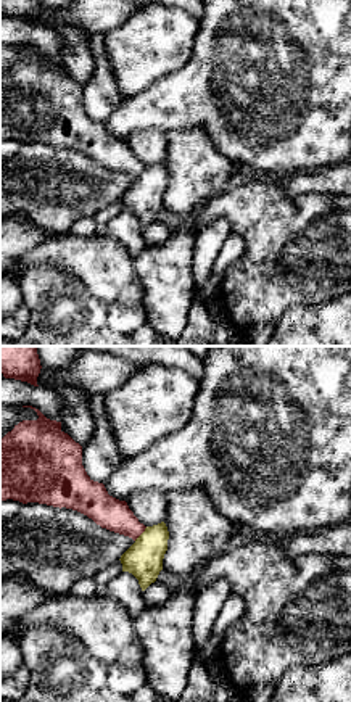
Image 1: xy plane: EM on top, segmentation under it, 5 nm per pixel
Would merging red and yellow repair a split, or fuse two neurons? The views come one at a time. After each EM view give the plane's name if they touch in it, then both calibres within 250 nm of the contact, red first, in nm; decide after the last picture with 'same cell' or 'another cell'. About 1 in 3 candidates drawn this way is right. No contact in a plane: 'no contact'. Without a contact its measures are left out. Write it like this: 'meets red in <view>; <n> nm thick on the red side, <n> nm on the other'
meets red in xy; 160 nm thick on the red side, 190 nm on the other

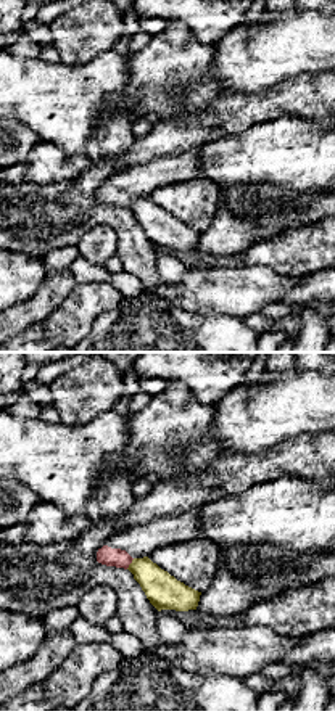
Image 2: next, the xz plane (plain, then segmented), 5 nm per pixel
meets red in xz; 100 nm thick on the red side, 180 nm on the other

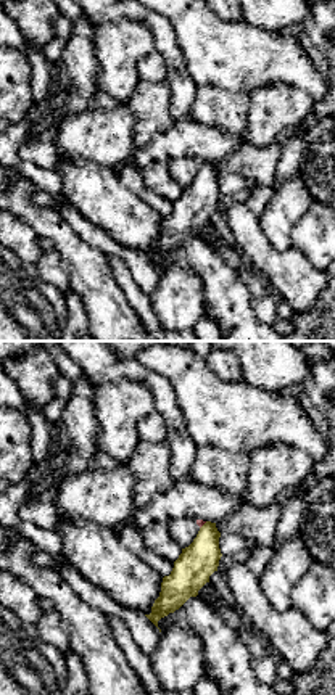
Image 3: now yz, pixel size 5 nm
meets red in yz; 40 nm thick on the red side, 190 nm on the other

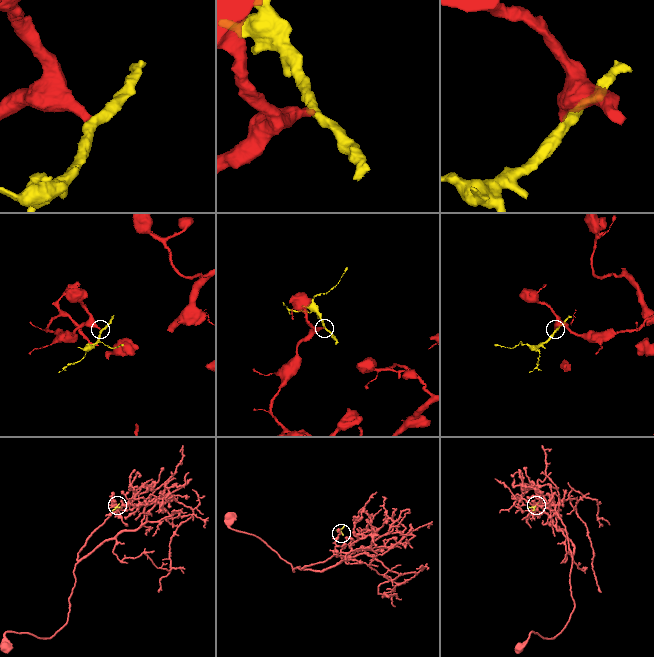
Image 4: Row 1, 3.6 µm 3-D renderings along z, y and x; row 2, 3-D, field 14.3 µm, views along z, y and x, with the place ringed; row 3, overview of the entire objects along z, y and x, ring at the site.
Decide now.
another cell

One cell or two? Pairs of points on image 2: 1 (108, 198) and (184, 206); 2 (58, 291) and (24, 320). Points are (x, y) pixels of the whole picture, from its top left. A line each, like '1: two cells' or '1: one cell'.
1: two cells
2: one cell

